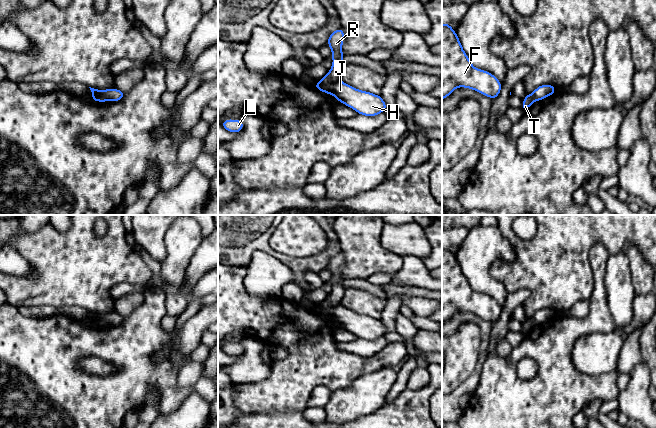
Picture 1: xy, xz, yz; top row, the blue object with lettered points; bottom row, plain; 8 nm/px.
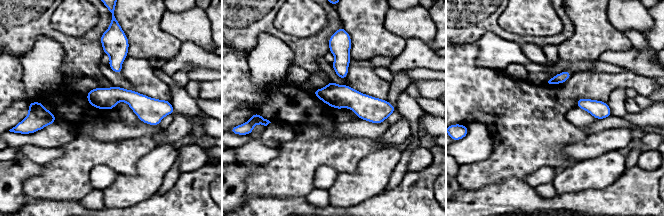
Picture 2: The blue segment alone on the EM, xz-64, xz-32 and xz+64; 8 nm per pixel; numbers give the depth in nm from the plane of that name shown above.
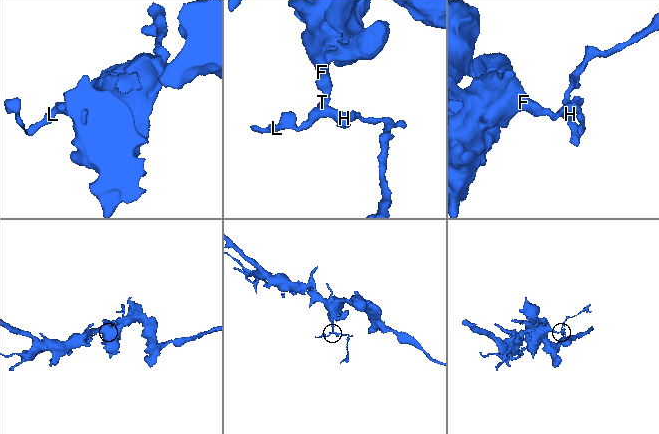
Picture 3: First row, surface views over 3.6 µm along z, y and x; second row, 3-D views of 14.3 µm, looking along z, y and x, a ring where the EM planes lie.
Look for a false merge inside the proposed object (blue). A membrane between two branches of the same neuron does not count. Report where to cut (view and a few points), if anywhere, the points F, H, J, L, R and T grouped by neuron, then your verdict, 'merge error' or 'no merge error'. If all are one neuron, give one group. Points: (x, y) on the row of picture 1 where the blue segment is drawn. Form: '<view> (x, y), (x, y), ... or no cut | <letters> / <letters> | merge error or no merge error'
xz (338, 79), (326, 83), (319, 82) | F R T / H J L | merge error

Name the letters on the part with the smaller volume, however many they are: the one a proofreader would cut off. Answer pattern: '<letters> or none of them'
H, J, L

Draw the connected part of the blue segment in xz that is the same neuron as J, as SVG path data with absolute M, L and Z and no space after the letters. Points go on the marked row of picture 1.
M341 80L327 84L314 83L314 87L326 94L333 95L338 102L350 107L360 115L374 117L387 109L387 105L380 95L356 89Z

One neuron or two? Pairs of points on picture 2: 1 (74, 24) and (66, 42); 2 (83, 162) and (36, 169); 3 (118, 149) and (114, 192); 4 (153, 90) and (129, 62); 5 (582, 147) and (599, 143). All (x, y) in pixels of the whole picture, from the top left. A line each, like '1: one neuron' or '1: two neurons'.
1: two neurons
2: two neurons
3: two neurons
4: one neuron
5: one neuron

